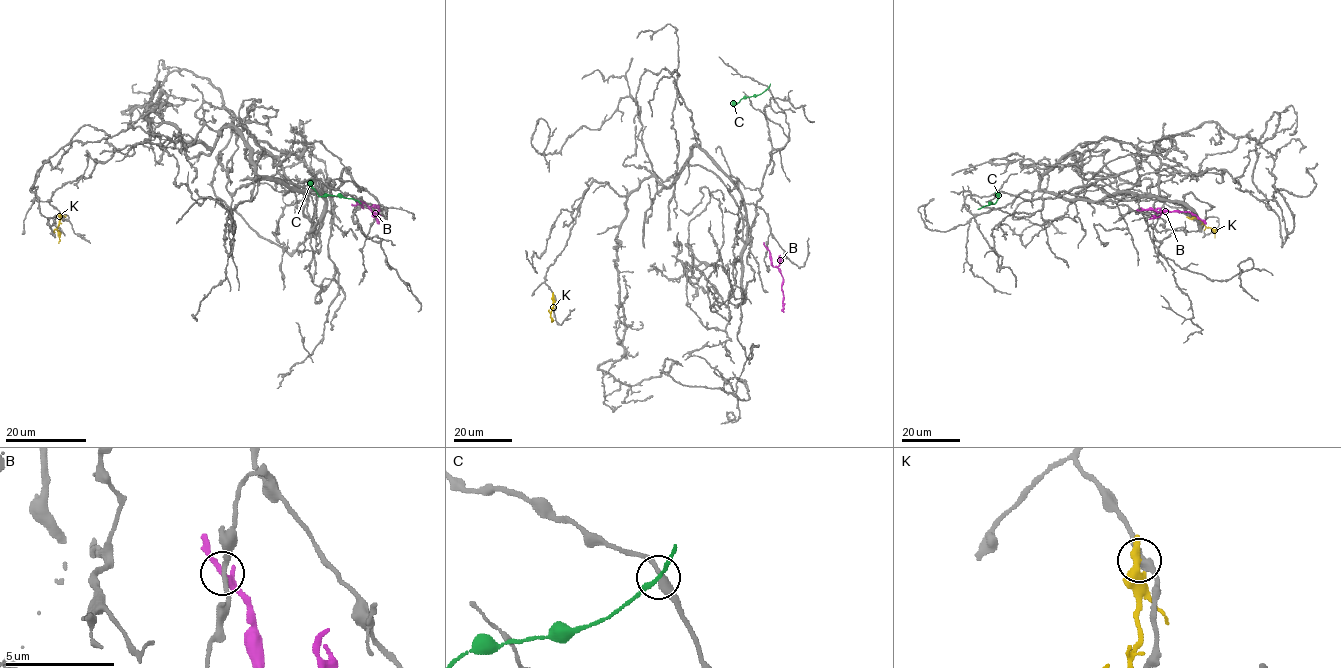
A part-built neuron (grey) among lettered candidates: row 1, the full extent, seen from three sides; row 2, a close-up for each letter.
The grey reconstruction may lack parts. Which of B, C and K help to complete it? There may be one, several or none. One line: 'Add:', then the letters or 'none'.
Add: none

